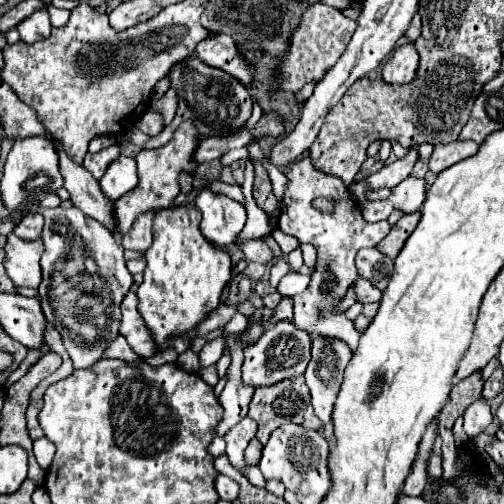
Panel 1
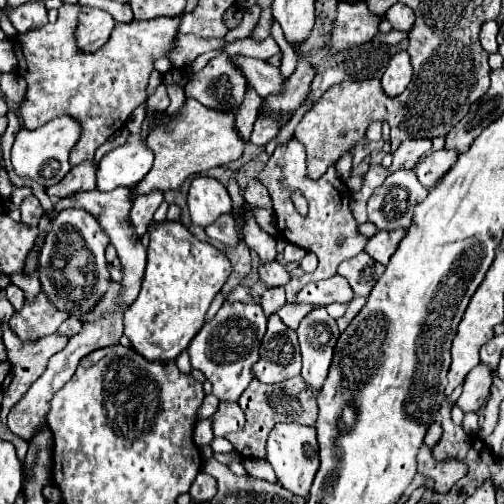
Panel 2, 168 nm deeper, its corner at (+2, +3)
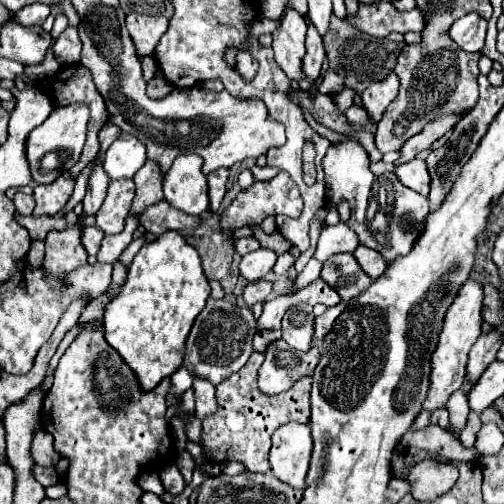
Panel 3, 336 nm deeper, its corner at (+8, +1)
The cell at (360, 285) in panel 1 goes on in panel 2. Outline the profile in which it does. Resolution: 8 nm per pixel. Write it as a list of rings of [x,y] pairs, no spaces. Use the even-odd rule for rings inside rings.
[[[334,275],[330,279],[322,279],[318,283],[306,285],[298,297],[296,303],[316,303],[316,305],[330,305],[330,303],[350,303],[354,299],[354,291],[350,285],[346,285],[346,277]]]

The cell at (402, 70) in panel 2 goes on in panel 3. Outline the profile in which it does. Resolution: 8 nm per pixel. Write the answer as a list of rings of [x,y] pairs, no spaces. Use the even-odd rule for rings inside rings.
[[[390,73],[384,81],[374,81],[370,83],[364,93],[362,93],[362,105],[366,109],[366,113],[370,115],[372,121],[380,121],[386,107],[396,99],[398,95],[398,77],[396,73]]]

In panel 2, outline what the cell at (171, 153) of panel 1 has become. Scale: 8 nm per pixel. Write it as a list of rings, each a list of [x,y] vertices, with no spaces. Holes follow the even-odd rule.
[[[186,99],[184,107],[176,113],[174,119],[158,125],[146,139],[146,147],[154,153],[154,165],[150,173],[130,191],[130,199],[146,195],[150,191],[170,191],[178,189],[188,177],[206,173],[212,167],[236,161],[242,155],[242,139],[236,135],[232,113],[218,113],[206,109],[194,99]]]

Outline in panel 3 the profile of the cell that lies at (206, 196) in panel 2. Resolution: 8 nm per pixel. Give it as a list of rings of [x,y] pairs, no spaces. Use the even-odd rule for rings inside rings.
[[[178,155],[174,159],[164,175],[164,199],[188,215],[202,215],[208,209],[208,185],[198,155]]]

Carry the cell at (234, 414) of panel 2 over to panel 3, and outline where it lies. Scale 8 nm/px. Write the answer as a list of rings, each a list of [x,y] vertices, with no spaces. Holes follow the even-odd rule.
[[[194,375],[194,397],[196,397],[196,415],[198,419],[204,419],[216,411],[216,387],[208,383],[206,379],[200,379]]]

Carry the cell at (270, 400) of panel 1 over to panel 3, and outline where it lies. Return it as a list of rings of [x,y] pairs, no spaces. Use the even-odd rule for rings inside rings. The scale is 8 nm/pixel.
[[[252,353],[246,367],[242,367],[236,375],[230,375],[216,387],[218,409],[212,417],[202,421],[202,435],[200,445],[204,457],[214,463],[230,463],[238,461],[252,473],[266,473],[270,471],[268,451],[270,451],[270,437],[272,433],[290,421],[308,423],[310,415],[310,377],[304,377],[294,383],[292,389],[280,395],[264,395],[258,389],[258,353]]]

